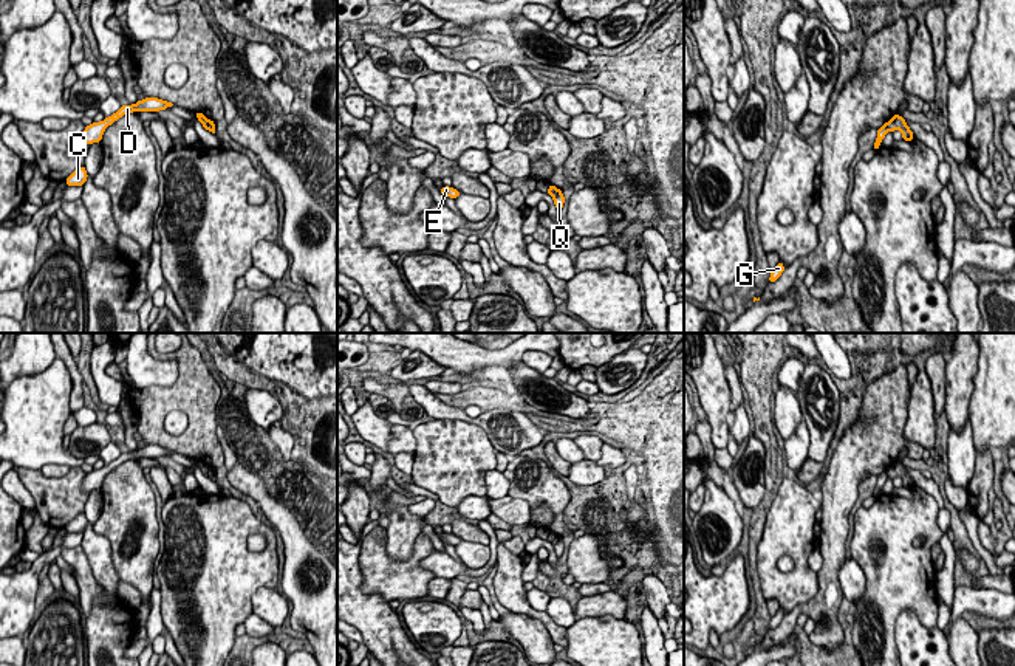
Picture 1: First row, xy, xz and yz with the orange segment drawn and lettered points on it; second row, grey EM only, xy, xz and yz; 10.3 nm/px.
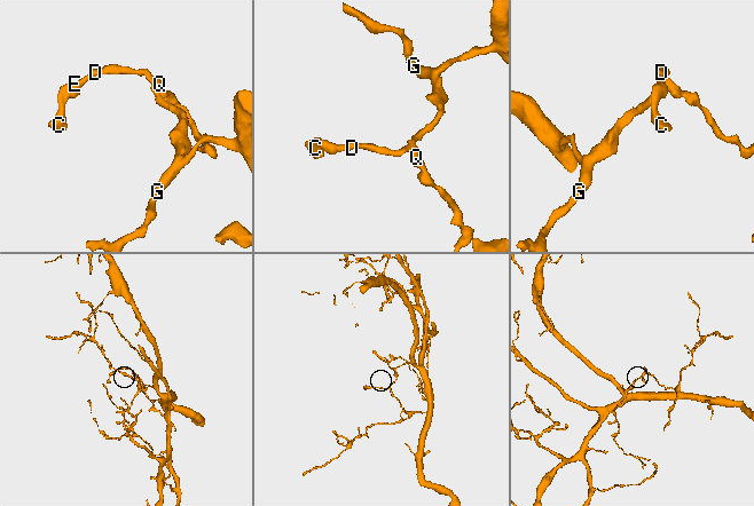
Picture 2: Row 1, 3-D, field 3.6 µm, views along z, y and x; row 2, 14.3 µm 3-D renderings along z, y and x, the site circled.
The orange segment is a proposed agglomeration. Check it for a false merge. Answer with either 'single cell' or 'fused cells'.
fused cells

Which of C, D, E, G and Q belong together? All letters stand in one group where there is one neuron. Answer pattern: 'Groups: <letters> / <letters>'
Groups: C D E G / Q

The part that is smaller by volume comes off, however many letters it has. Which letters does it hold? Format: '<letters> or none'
Q

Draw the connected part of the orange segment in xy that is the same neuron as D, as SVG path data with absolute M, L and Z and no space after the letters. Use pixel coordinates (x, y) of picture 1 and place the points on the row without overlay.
M145 445L142 448L138 448L133 452L121 452L121 455L113 460L111 463L105 465L101 469L93 469L91 472L87 472L82 482L82 486L87 493L93 491L93 489L101 489L102 482L105 479L105 475L108 472L111 472L114 468L118 468L119 465L122 465L127 460L133 460L133 458L159 458L159 457L166 457L167 454L172 454L172 449L158 446L158 445Z

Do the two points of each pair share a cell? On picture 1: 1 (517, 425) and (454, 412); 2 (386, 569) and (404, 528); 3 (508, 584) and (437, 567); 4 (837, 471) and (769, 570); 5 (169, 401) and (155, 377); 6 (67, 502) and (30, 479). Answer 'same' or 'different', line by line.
1: same
2: different
3: different
4: different
5: different
6: same

